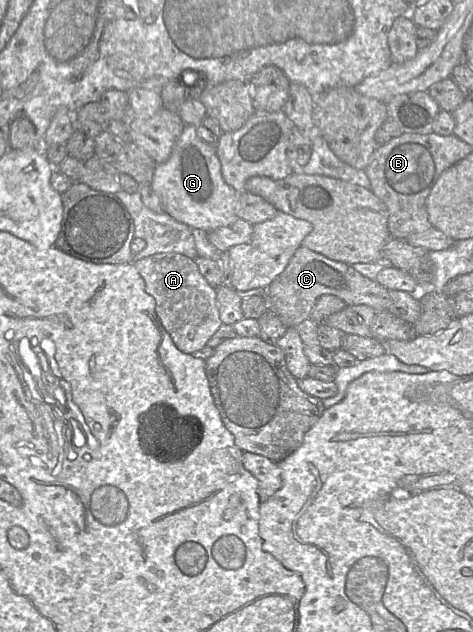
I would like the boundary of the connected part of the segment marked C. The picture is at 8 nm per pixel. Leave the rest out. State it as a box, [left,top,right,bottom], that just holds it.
[265,246,390,327]

